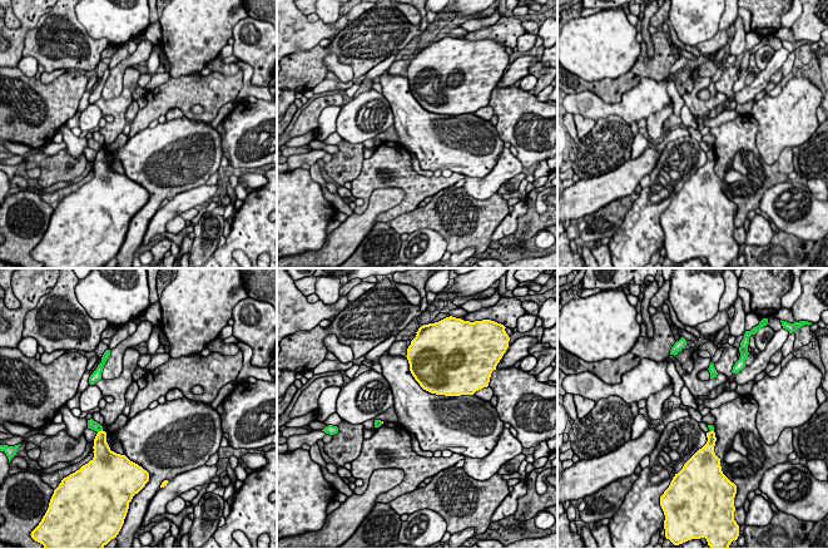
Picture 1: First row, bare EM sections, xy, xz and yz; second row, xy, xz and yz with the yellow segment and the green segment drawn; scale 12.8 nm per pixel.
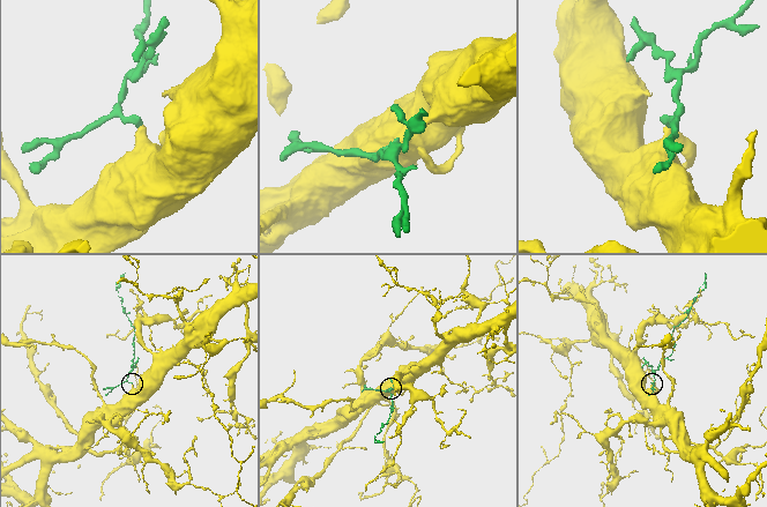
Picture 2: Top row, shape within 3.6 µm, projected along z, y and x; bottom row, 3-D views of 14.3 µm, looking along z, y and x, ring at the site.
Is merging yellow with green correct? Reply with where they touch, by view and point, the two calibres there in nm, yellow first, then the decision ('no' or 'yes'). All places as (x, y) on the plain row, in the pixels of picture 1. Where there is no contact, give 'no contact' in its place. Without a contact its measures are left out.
contact xy (99, 151); calibres 220 and 120 nm; no

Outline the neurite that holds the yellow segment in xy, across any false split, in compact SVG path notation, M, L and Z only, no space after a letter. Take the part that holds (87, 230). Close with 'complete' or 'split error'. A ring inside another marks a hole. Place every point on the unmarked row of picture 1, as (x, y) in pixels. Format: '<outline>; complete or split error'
M99 150L94 158L94 177L79 189L64 197L54 209L49 227L39 244L31 251L31 257L45 268L103 268L119 253L127 236L129 222L149 201L149 192L125 174L110 169L106 152Z; complete

